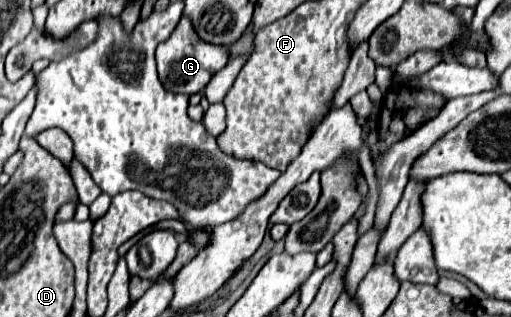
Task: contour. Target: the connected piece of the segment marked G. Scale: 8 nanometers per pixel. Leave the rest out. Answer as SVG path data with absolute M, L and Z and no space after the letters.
M183 16L181 22L177 24L177 28L173 30L171 38L167 42L159 44L159 48L157 48L157 72L159 72L159 80L163 82L163 86L169 92L195 94L195 92L203 90L207 86L207 82L211 80L211 76L227 64L227 56L229 56L227 48L203 42L195 34L189 18Z

